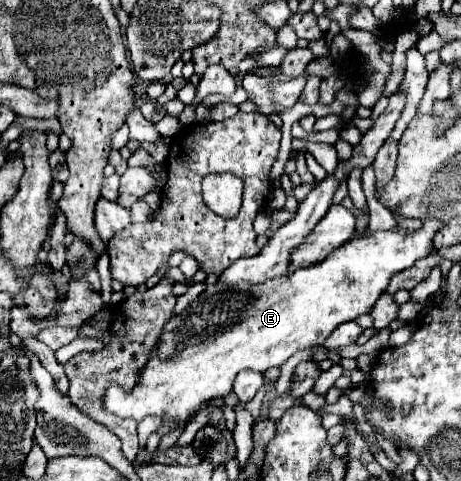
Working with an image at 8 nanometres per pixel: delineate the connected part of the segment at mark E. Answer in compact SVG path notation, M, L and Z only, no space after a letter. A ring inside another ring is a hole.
M425 219L419 231L395 229L395 231L373 231L373 233L355 233L349 243L343 243L333 251L325 261L311 265L307 269L295 271L291 277L277 277L269 283L259 285L235 285L235 287L219 287L203 291L197 301L193 301L183 315L167 321L157 349L159 353L145 365L141 373L141 385L137 385L131 393L125 393L119 385L111 385L103 397L103 405L109 413L119 417L133 417L135 421L143 421L149 415L173 415L173 423L169 427L161 427L159 433L169 433L179 421L189 421L189 415L209 399L223 397L231 391L233 381L239 371L251 369L265 373L271 367L281 367L291 355L301 349L323 345L325 339L339 327L341 323L353 321L365 313L369 313L375 301L385 293L391 275L397 271L413 267L415 261L427 257L431 253L433 237L439 231L439 219Z

